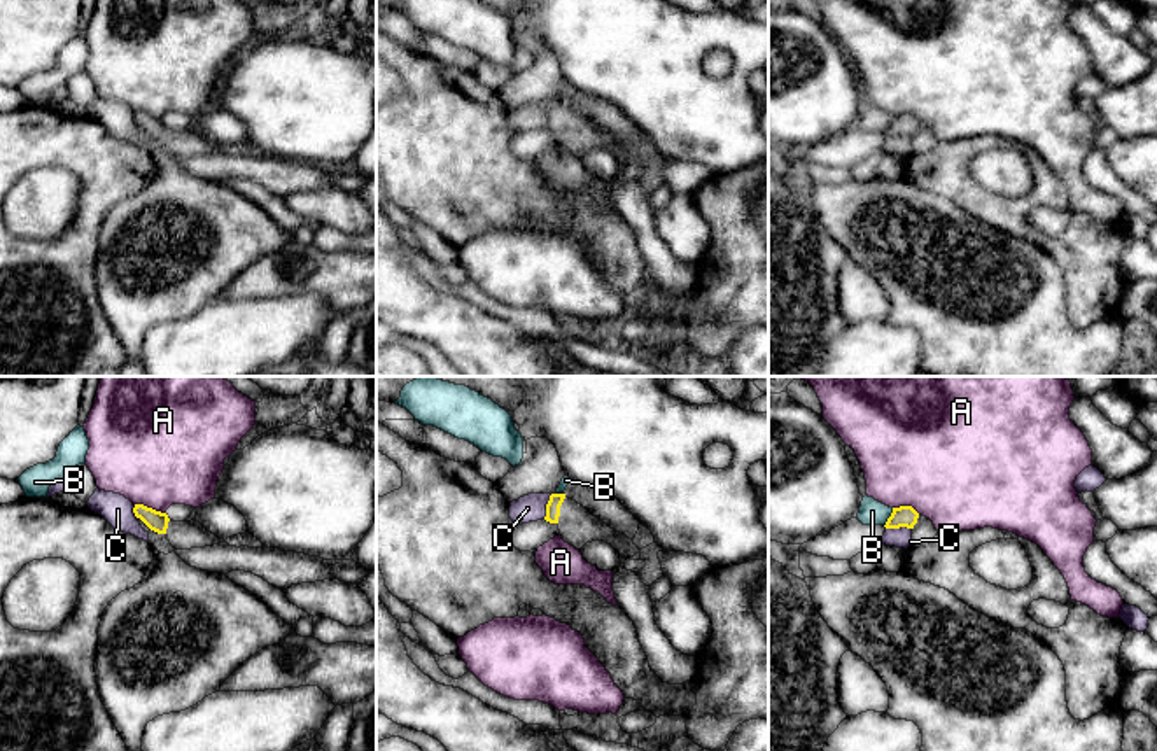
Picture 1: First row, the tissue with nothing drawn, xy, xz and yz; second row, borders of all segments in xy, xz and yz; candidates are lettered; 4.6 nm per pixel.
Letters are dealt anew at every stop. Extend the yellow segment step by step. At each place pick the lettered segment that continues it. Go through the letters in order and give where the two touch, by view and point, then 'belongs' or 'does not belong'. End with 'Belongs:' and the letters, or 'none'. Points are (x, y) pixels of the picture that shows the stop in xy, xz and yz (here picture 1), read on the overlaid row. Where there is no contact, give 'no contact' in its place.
A: meets yellow in xy at (151, 508); does not belong
B: meets yellow in yz at (890, 517); does not belong
C: meets yellow in xz at (546, 506); does not belong
Belongs: none

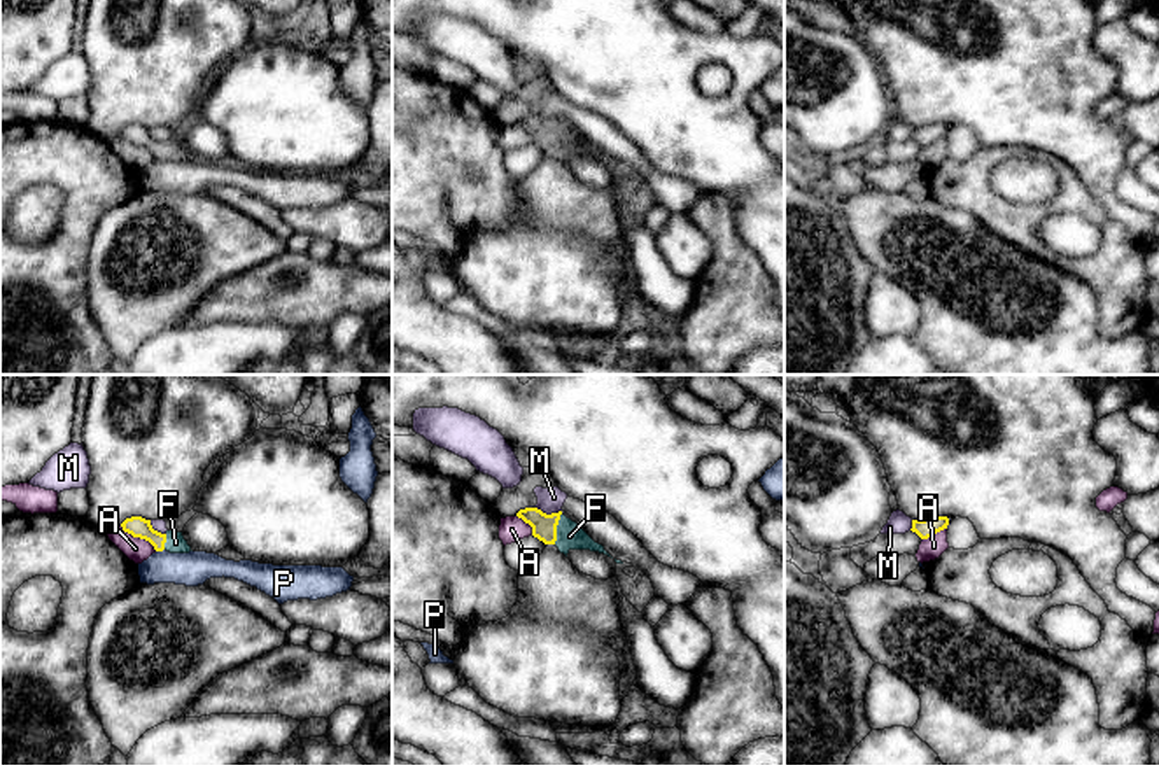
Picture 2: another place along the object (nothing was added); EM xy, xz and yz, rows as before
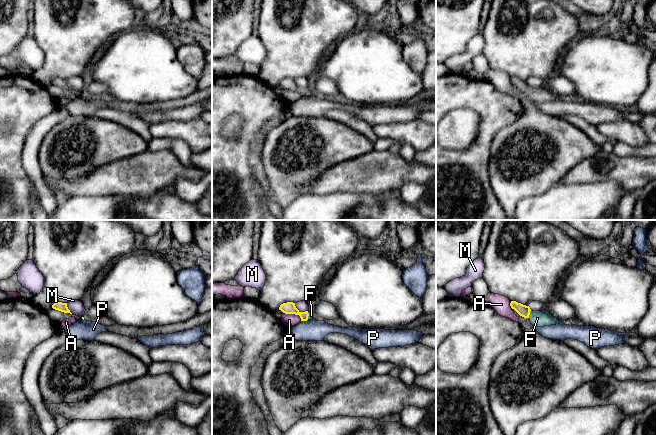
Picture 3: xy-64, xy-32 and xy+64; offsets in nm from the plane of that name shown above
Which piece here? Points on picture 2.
A: meets yellow in xy at (139, 536); does not belong
F: meets yellow in xz at (555, 529); belongs
M: meets yellow in xz at (548, 515); does not belong
P: meets yellow in xy at (160, 550); does not belong
Belongs: F

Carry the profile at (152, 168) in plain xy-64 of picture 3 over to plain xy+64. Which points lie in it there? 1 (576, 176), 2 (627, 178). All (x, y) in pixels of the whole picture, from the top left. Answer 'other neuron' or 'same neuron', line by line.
1: same neuron
2: same neuron

